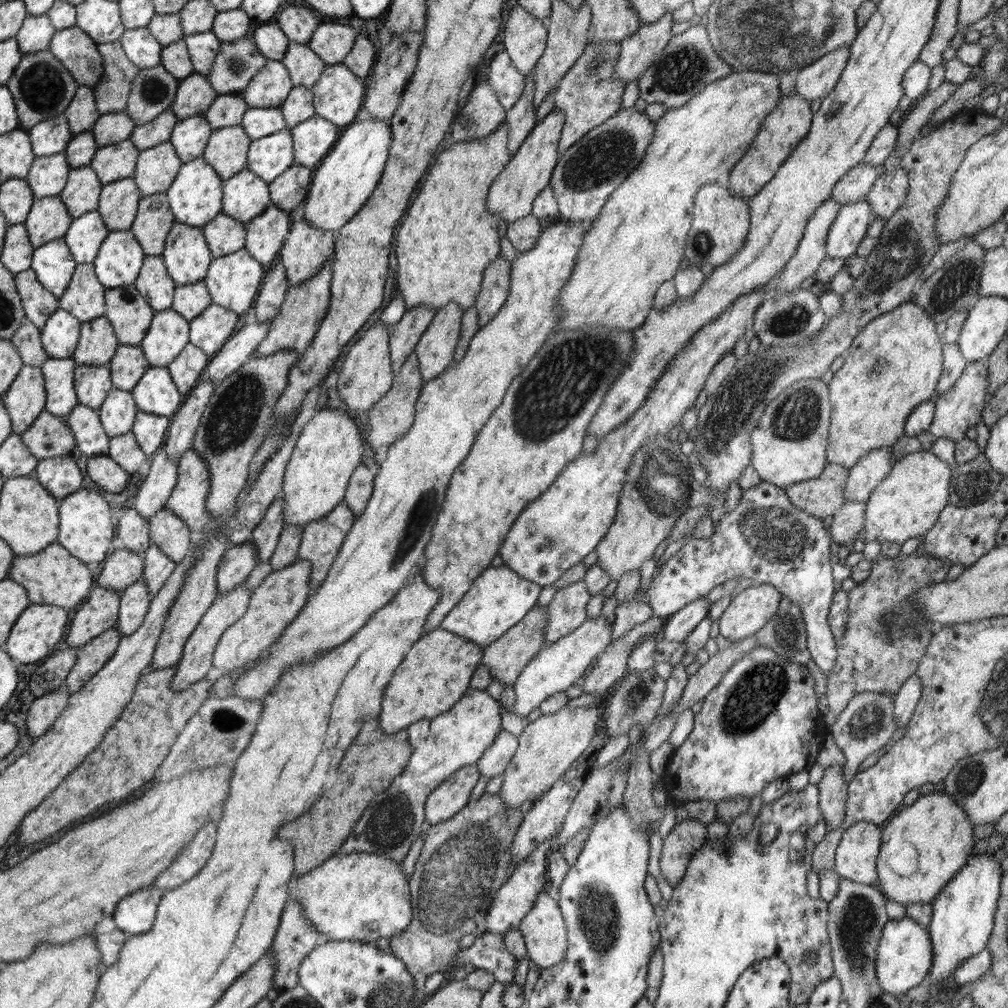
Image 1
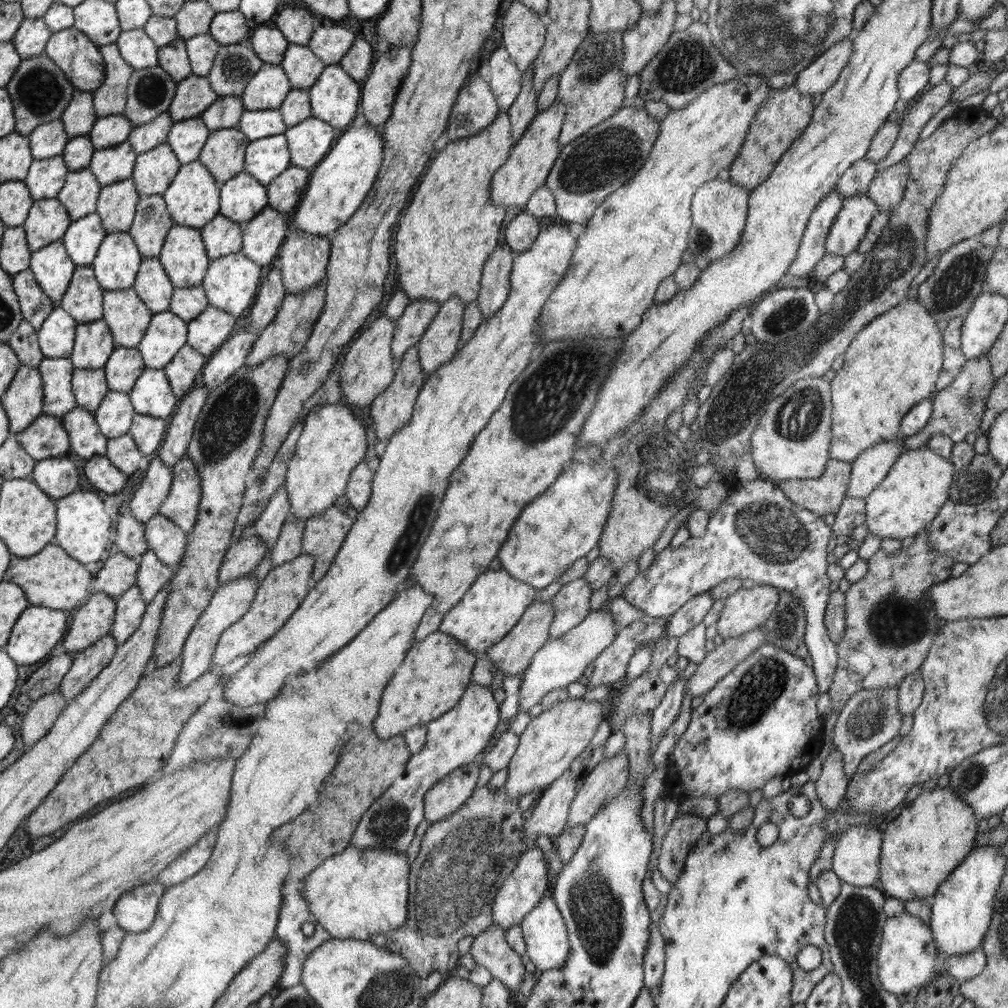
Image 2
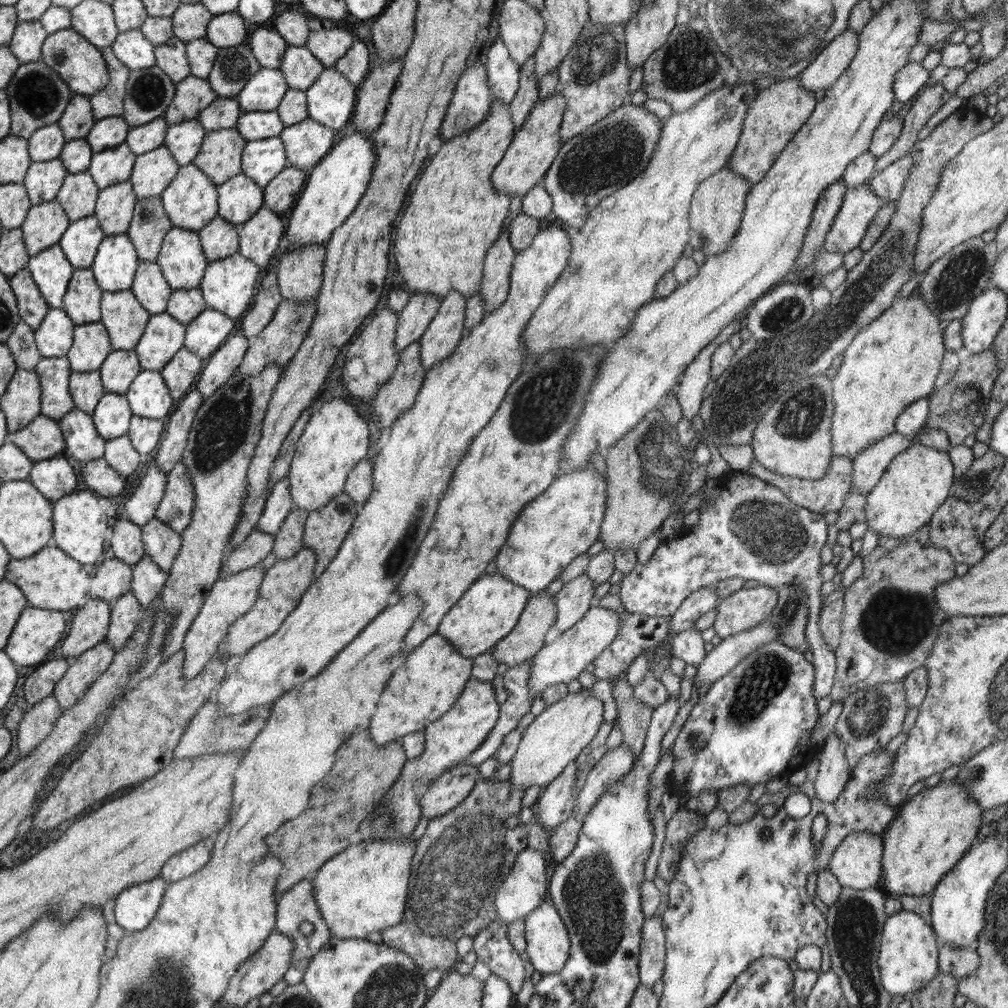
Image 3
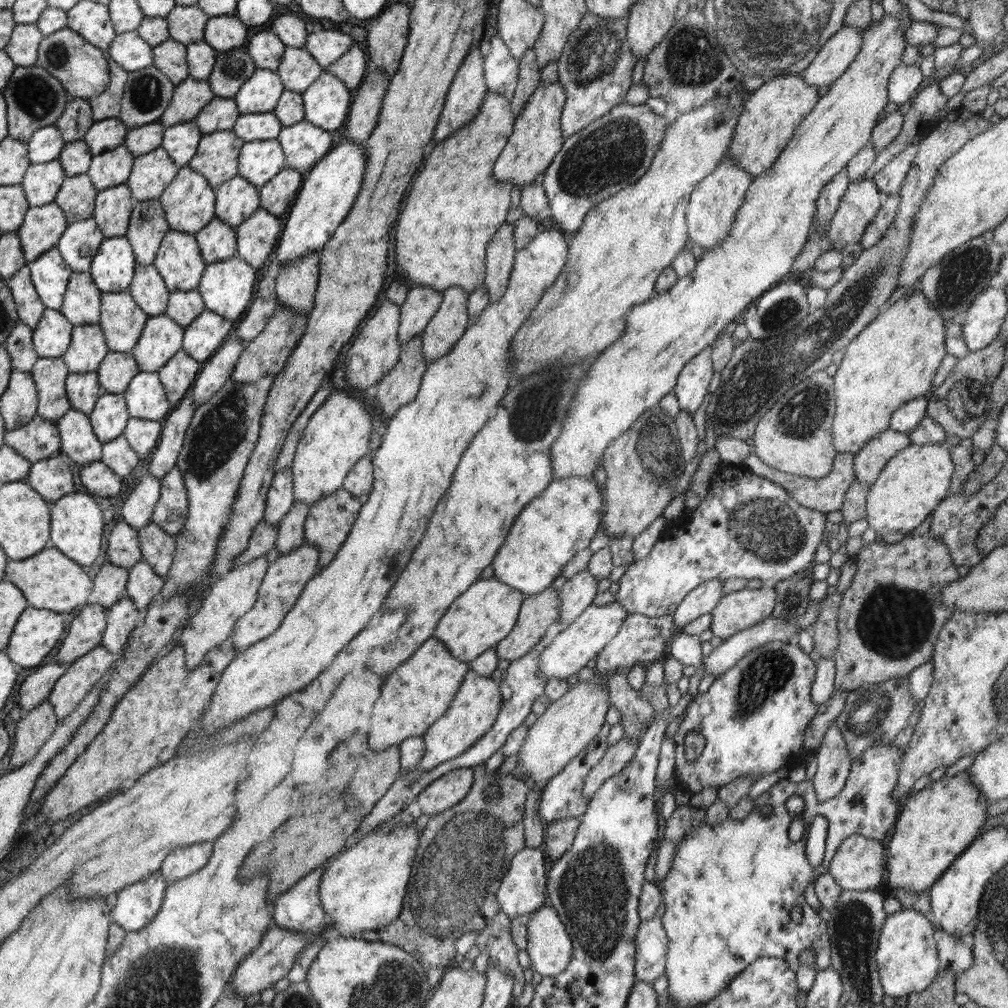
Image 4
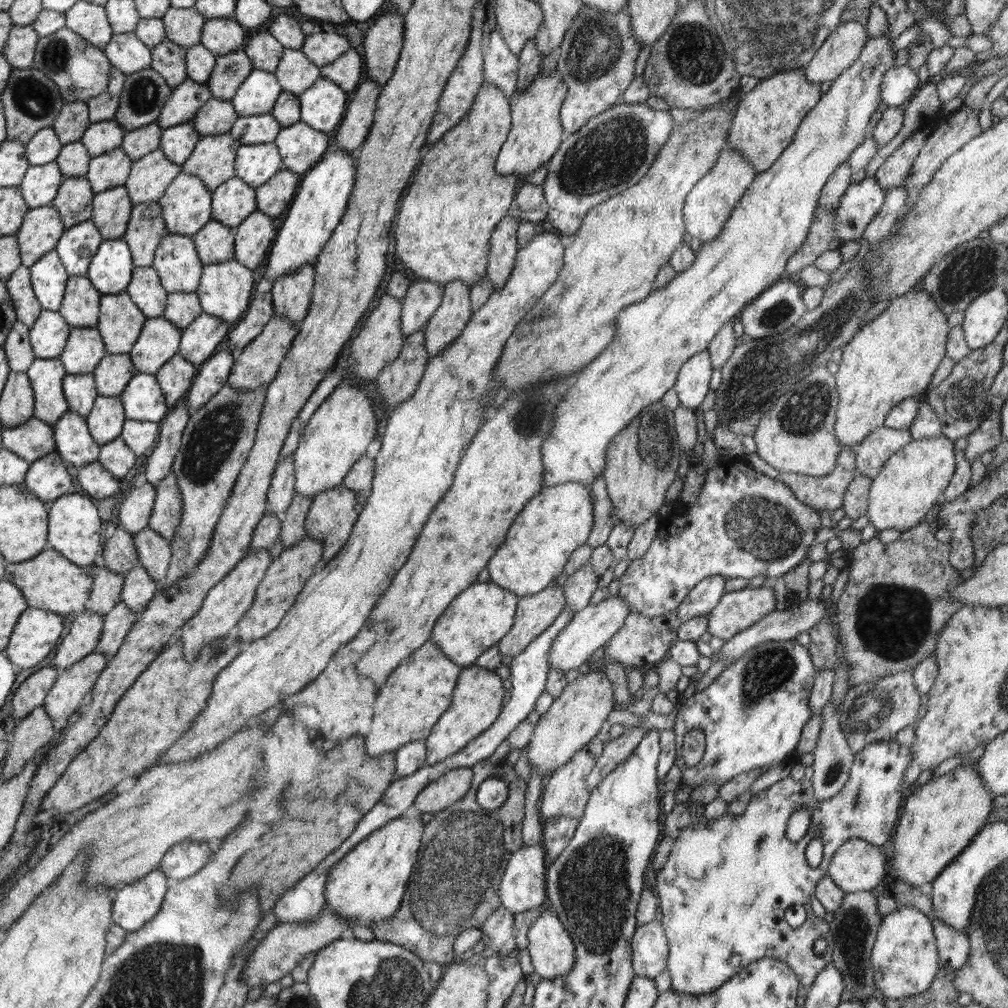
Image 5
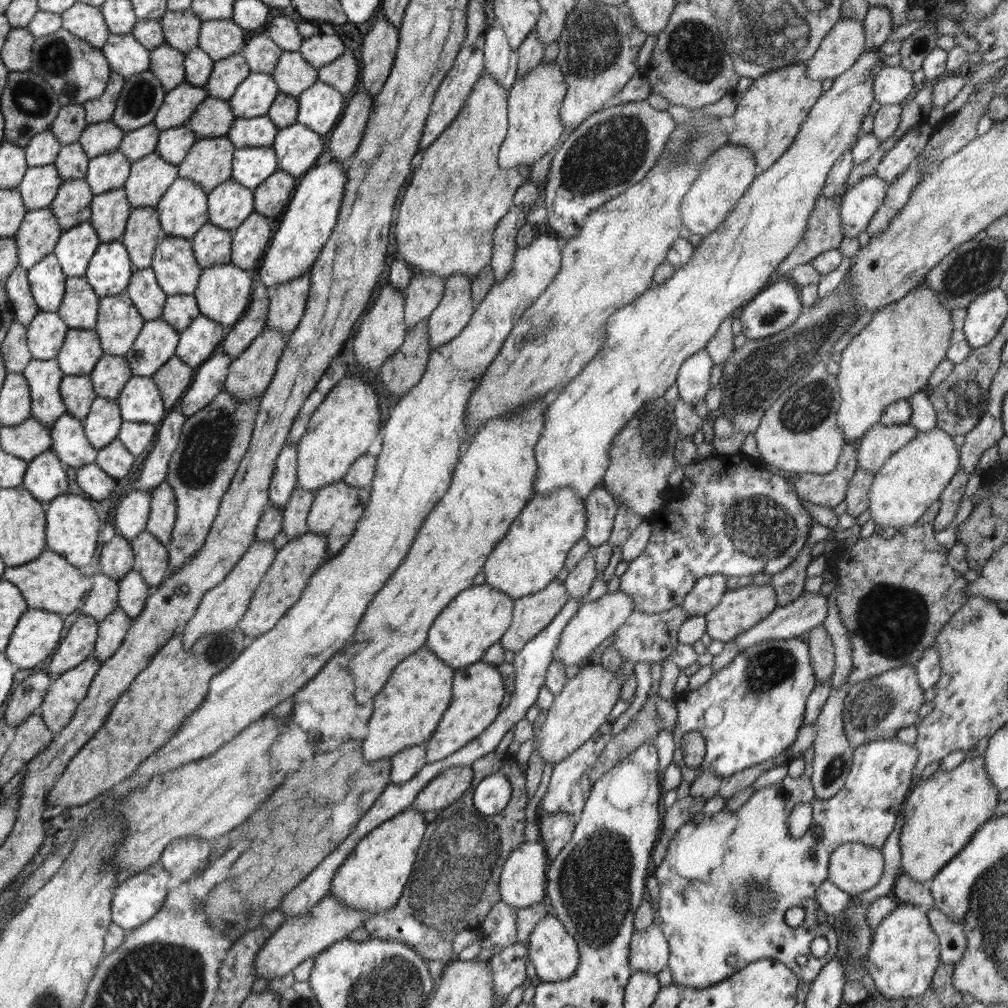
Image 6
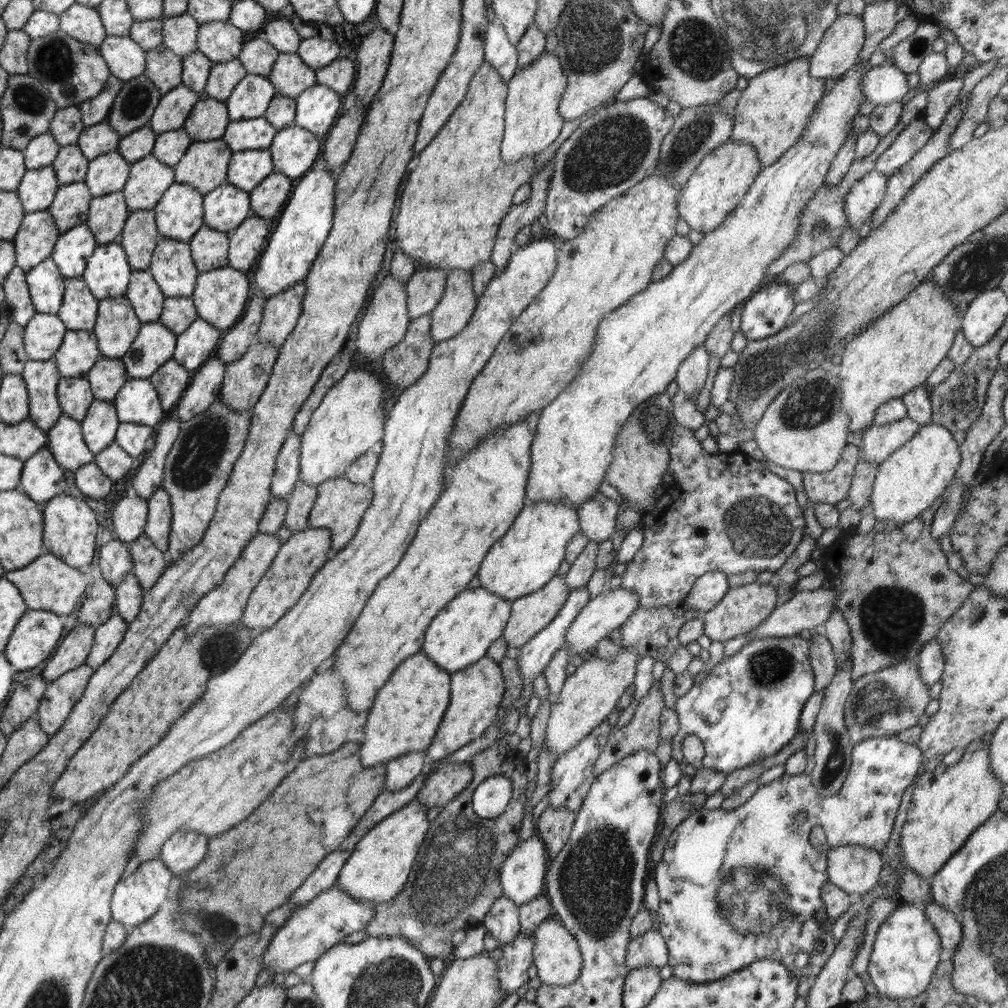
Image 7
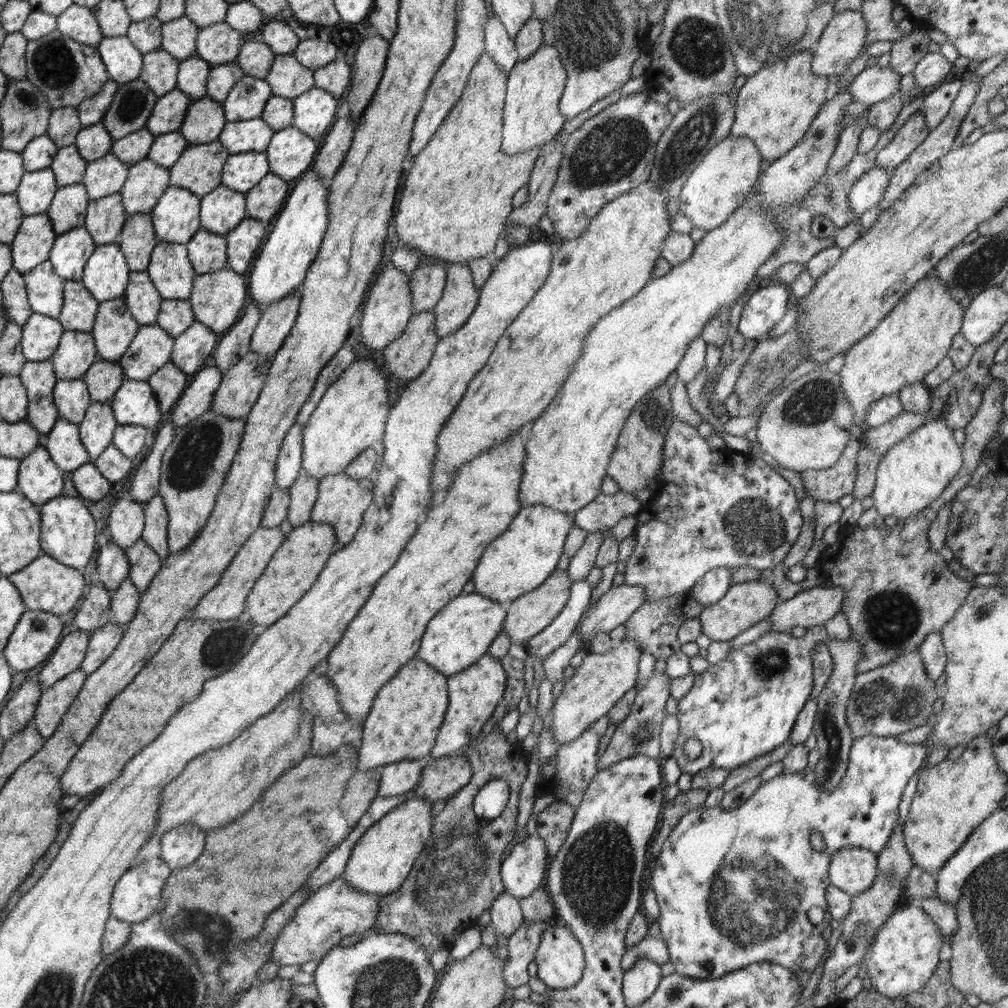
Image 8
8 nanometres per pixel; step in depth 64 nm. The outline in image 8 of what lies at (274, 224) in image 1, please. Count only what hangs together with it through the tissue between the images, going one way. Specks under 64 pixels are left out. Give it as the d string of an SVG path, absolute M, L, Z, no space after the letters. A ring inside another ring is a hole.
M247 216L236 228L225 234L227 268L240 274L252 268L253 261L262 246L262 240L266 237L265 224Z

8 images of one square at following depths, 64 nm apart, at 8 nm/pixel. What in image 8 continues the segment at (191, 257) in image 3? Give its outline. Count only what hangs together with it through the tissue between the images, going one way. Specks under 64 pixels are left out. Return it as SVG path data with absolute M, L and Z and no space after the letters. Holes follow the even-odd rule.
M158 241L146 268L160 296L164 299L188 300L195 277L185 244Z

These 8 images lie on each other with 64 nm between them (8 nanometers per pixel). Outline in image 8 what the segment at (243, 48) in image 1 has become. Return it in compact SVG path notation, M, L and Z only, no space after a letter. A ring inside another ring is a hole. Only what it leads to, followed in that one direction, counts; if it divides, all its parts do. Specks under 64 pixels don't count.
M235 62L213 66L208 74L207 95L212 100L223 103L232 86L244 76L243 69Z

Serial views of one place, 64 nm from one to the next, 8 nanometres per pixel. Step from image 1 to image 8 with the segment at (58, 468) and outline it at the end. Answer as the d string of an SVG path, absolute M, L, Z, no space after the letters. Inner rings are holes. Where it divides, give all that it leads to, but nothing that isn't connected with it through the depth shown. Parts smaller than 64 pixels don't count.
M40 444L20 459L18 483L13 492L24 494L34 505L42 506L62 494L62 474L44 444Z

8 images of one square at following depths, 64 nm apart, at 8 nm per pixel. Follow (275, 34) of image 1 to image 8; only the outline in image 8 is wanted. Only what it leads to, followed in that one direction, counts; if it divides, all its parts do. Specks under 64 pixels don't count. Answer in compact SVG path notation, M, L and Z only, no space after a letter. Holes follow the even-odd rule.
M257 37L253 41L243 44L234 62L243 69L245 76L266 79L276 55Z

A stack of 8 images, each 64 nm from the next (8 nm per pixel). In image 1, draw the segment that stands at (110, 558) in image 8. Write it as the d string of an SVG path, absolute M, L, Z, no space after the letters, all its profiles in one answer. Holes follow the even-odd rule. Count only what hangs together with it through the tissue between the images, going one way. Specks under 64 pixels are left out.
M133 507L120 516L116 528L116 543L135 554L144 554L151 546L149 520L143 518Z

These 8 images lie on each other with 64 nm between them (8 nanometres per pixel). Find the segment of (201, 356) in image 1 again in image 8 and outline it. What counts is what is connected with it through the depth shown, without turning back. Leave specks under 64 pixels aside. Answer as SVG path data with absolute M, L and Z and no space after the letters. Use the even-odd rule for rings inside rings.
M170 360L147 380L148 385L154 390L156 399L158 399L162 414L167 416L170 413L176 401L186 390L190 379L184 371L178 368L176 363Z

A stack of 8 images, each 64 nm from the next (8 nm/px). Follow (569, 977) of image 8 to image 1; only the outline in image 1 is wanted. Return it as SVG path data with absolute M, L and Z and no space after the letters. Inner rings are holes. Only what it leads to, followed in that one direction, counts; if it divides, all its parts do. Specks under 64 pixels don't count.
M547 889L536 895L532 909L526 913L517 929L524 937L528 958L538 967L542 969L551 968L564 959L568 950L567 926L560 912L558 901L548 895Z

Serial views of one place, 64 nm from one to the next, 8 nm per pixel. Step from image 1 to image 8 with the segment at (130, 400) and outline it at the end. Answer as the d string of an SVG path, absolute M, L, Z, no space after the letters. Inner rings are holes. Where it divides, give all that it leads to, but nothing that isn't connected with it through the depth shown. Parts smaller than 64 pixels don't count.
M91 402L89 404L78 427L80 427L82 444L90 455L90 462L94 462L96 457L100 456L107 446L110 446L114 430L118 425L110 402Z

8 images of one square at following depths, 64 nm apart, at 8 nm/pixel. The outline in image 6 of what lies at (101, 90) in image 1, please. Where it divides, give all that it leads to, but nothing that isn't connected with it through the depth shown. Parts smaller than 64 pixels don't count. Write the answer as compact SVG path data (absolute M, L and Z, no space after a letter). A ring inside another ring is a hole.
M112 71L109 75L108 85L101 96L82 104L86 111L86 124L111 120L125 80L120 74Z

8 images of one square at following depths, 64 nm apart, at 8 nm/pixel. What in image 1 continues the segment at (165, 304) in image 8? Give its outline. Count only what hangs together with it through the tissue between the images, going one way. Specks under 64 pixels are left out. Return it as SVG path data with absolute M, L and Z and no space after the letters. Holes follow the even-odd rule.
M202 281L176 287L171 308L190 322L210 304L210 291Z

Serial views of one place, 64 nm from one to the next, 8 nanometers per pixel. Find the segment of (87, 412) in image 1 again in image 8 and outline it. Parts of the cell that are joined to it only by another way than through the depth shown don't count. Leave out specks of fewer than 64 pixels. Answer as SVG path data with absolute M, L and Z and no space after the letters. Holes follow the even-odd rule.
M59 418L44 437L43 444L61 471L74 472L82 464L90 463L78 426L68 419Z

